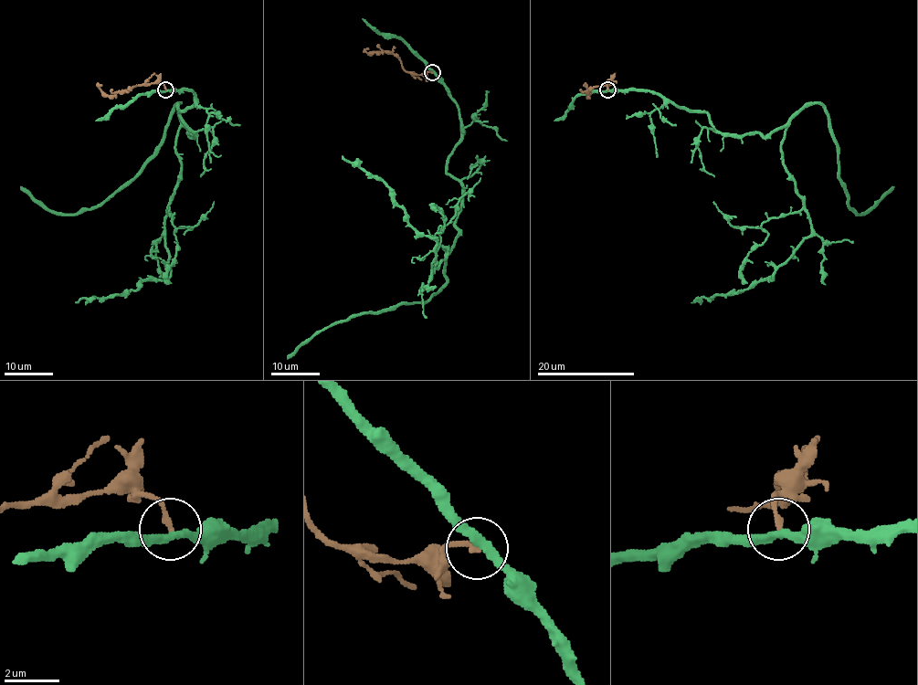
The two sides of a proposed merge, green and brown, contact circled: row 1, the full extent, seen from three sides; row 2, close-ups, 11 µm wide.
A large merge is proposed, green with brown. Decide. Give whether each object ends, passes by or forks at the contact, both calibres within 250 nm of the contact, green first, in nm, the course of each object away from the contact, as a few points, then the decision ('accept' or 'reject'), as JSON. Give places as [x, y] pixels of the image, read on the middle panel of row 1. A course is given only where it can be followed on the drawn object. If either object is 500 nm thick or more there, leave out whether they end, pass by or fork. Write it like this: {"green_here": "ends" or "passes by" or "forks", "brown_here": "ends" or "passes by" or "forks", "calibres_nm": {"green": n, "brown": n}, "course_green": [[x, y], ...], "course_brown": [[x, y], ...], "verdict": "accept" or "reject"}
{"green_here": "passes by", "brown_here": "ends", "calibres_nm": {"green": 320, "brown": 200}, "course_green": [[433, 73], [460, 124], [446, 172], [462, 186], [458, 236], [431, 276], [437, 238], [342, 155]], "course_brown": [[433, 73], [411, 74], [391, 53], [368, 53], [364, 49]], "verdict": "reject"}

